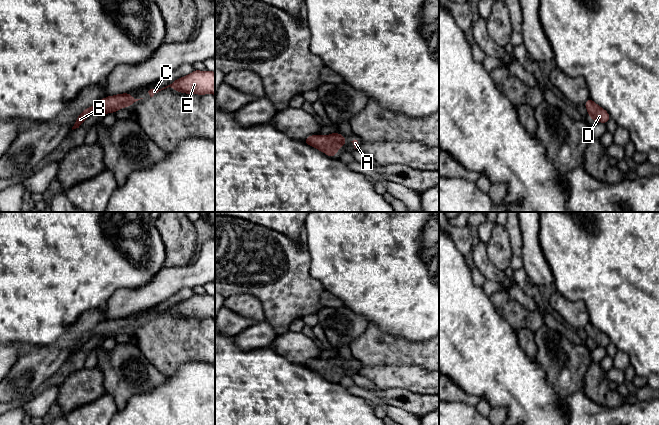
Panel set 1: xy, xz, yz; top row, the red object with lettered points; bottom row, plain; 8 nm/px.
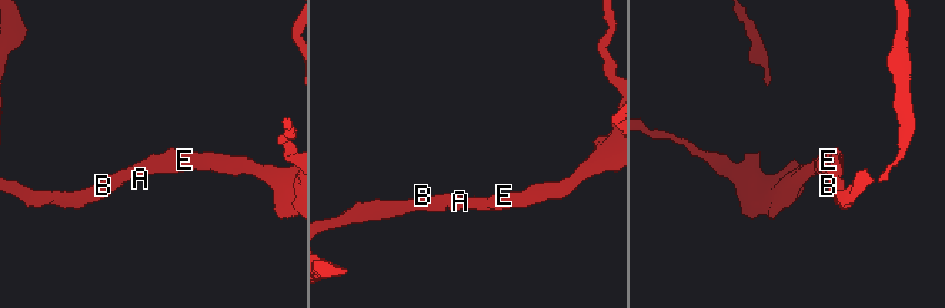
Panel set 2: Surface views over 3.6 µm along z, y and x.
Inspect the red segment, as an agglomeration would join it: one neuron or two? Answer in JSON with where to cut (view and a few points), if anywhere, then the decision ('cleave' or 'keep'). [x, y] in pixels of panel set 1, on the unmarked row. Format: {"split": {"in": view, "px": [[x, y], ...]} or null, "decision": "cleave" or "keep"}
{"split": null, "decision": "keep"}

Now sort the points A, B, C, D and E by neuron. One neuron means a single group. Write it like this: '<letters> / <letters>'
A B C D E

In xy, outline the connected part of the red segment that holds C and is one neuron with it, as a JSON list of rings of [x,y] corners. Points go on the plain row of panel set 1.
[[[194,294],[191,298],[184,300],[182,302],[177,303],[176,305],[172,306],[170,309],[162,312],[162,313],[150,313],[148,315],[150,321],[153,321],[156,317],[158,317],[159,315],[166,313],[168,311],[171,311],[172,313],[179,315],[181,317],[186,317],[186,318],[190,318],[190,317],[194,317],[194,318],[198,318],[198,319],[204,319],[204,318],[214,318],[215,319],[215,296],[211,296],[211,295],[199,295],[199,294]]]

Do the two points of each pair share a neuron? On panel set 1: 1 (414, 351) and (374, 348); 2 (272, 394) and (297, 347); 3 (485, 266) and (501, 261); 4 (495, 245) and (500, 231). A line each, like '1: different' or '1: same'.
1: same
2: different
3: different
4: same

